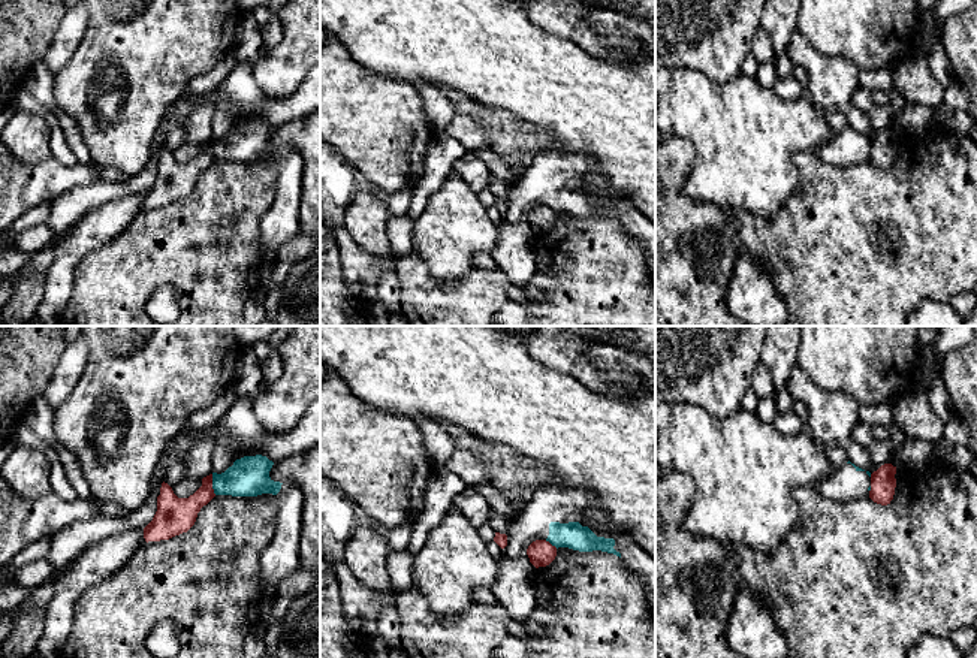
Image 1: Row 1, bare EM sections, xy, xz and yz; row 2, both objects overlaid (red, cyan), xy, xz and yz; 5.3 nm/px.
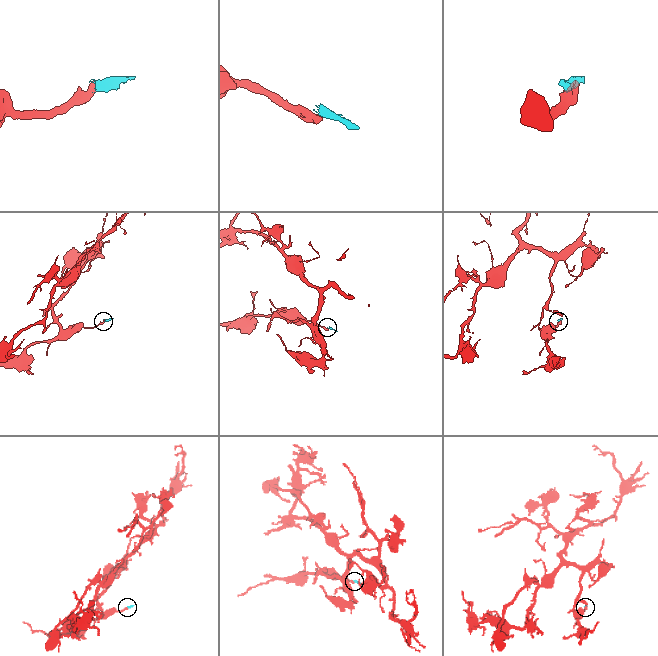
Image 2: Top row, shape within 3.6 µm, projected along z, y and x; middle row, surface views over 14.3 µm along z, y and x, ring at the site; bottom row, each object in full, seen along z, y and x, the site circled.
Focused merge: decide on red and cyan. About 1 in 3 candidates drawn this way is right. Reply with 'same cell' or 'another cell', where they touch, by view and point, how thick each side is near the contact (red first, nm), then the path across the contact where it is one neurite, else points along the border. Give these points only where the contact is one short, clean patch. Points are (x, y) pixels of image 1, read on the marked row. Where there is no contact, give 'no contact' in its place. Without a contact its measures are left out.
another cell; meets red in xy at (211, 485); 190 nm thick on the red side, 220 nm on the other; border along xy (211, 474), (211, 488), (216, 494)

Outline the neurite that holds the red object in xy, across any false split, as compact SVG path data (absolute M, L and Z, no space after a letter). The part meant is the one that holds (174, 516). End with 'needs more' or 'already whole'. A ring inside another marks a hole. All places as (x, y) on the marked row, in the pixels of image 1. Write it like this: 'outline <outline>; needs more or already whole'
outline M212 474L202 479L202 486L189 498L178 498L168 483L162 483L157 496L157 511L144 528L145 541L169 540L187 532L196 522L197 513L215 496Z; already whole

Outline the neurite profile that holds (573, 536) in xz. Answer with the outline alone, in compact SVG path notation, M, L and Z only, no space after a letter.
M543 488L510 522L507 546L498 559L500 576L489 588L510 619L524 622L537 606L533 586L536 567L527 555L536 540L546 540L557 549L601 550L619 556L640 580L655 618L655 561L627 534L597 537L582 519L582 513L595 504L595 495L586 489Z

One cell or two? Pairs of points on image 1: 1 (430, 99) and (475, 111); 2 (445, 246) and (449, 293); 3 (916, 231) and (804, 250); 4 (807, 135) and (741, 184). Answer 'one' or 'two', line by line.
1: two
2: two
3: one
4: one

